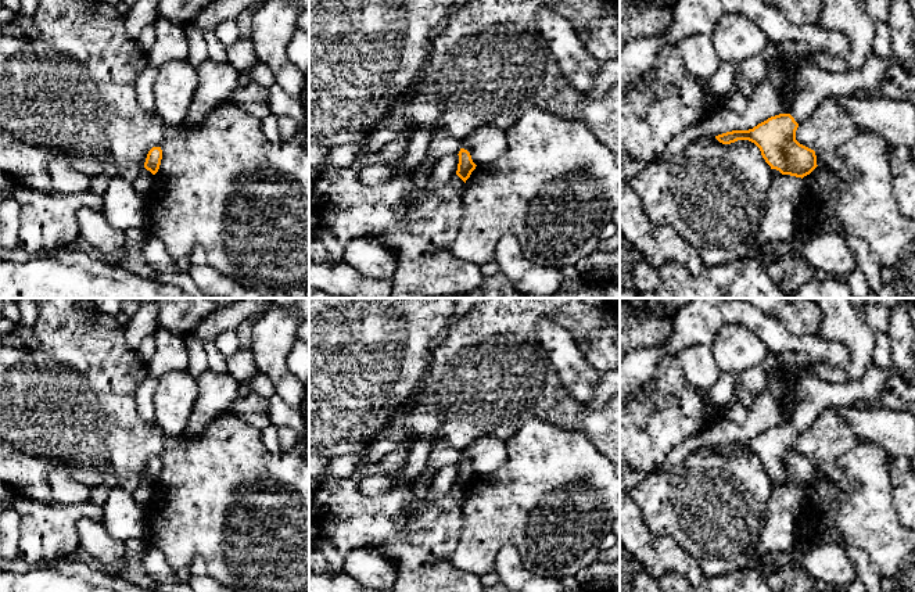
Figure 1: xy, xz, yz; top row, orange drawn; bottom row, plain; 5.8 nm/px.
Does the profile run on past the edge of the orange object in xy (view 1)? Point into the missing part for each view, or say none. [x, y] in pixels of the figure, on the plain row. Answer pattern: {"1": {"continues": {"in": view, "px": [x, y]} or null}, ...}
{"1": {"continues": null}}

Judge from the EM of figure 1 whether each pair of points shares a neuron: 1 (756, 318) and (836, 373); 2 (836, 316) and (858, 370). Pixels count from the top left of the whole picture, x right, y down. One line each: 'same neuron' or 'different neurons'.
1: different neurons
2: same neuron

